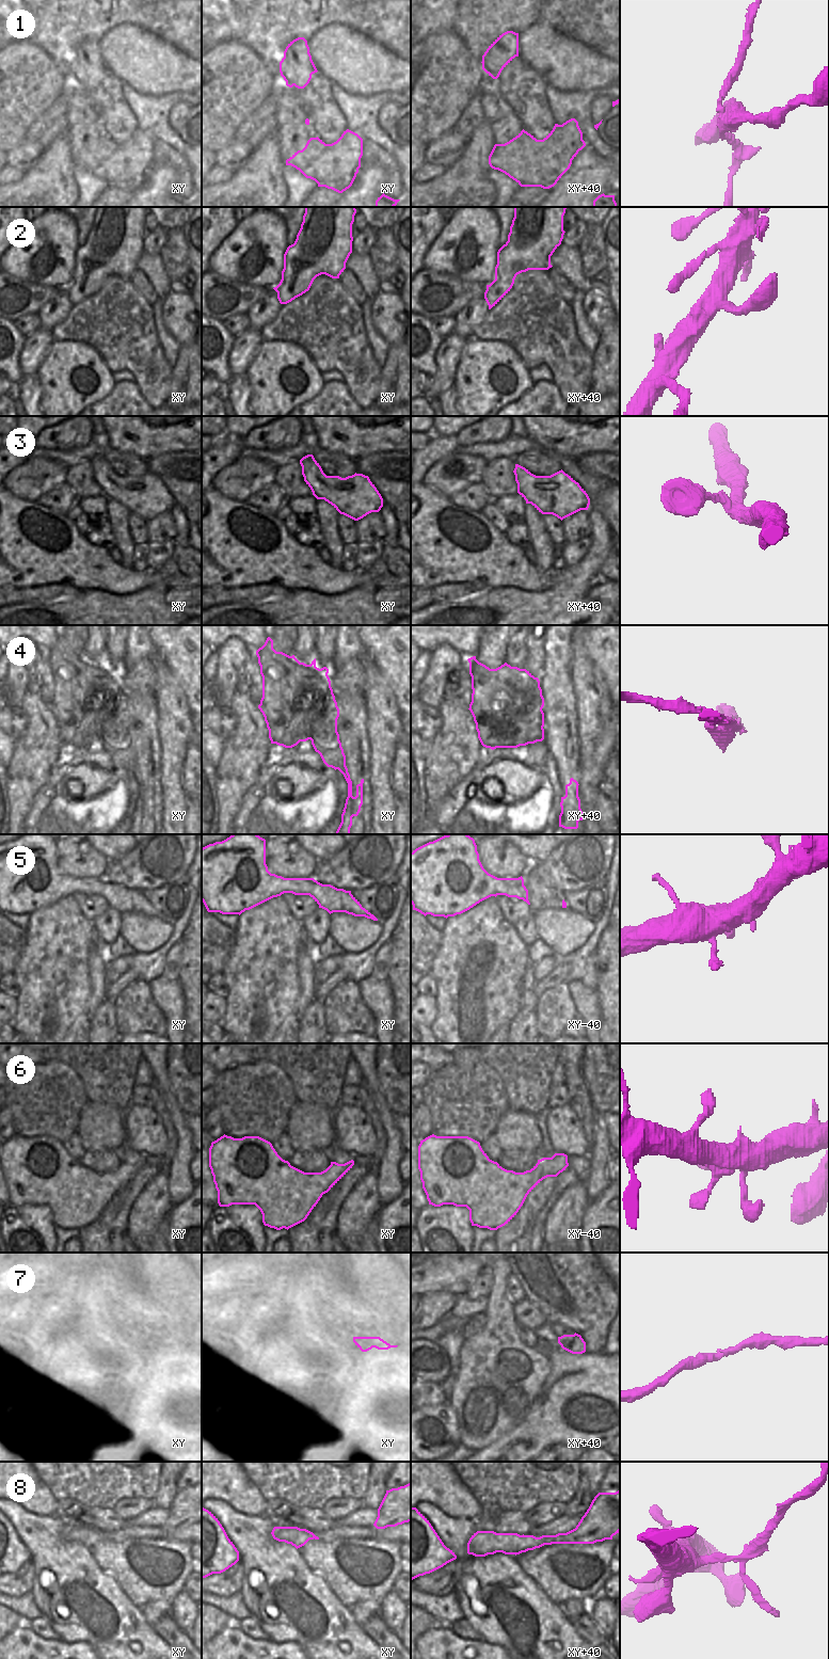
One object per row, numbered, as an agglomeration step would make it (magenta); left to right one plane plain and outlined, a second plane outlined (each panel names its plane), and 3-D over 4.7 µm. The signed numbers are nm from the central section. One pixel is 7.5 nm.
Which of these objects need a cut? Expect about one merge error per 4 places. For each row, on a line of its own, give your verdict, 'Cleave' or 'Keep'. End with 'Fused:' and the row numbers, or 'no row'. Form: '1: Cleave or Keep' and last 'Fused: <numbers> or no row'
1: Cleave
2: Keep
3: Keep
4: Cleave
5: Keep
6: Keep
7: Keep
8: Cleave
Fused: 1, 4, 8.

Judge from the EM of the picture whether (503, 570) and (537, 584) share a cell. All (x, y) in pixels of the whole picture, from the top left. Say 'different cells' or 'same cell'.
same cell

